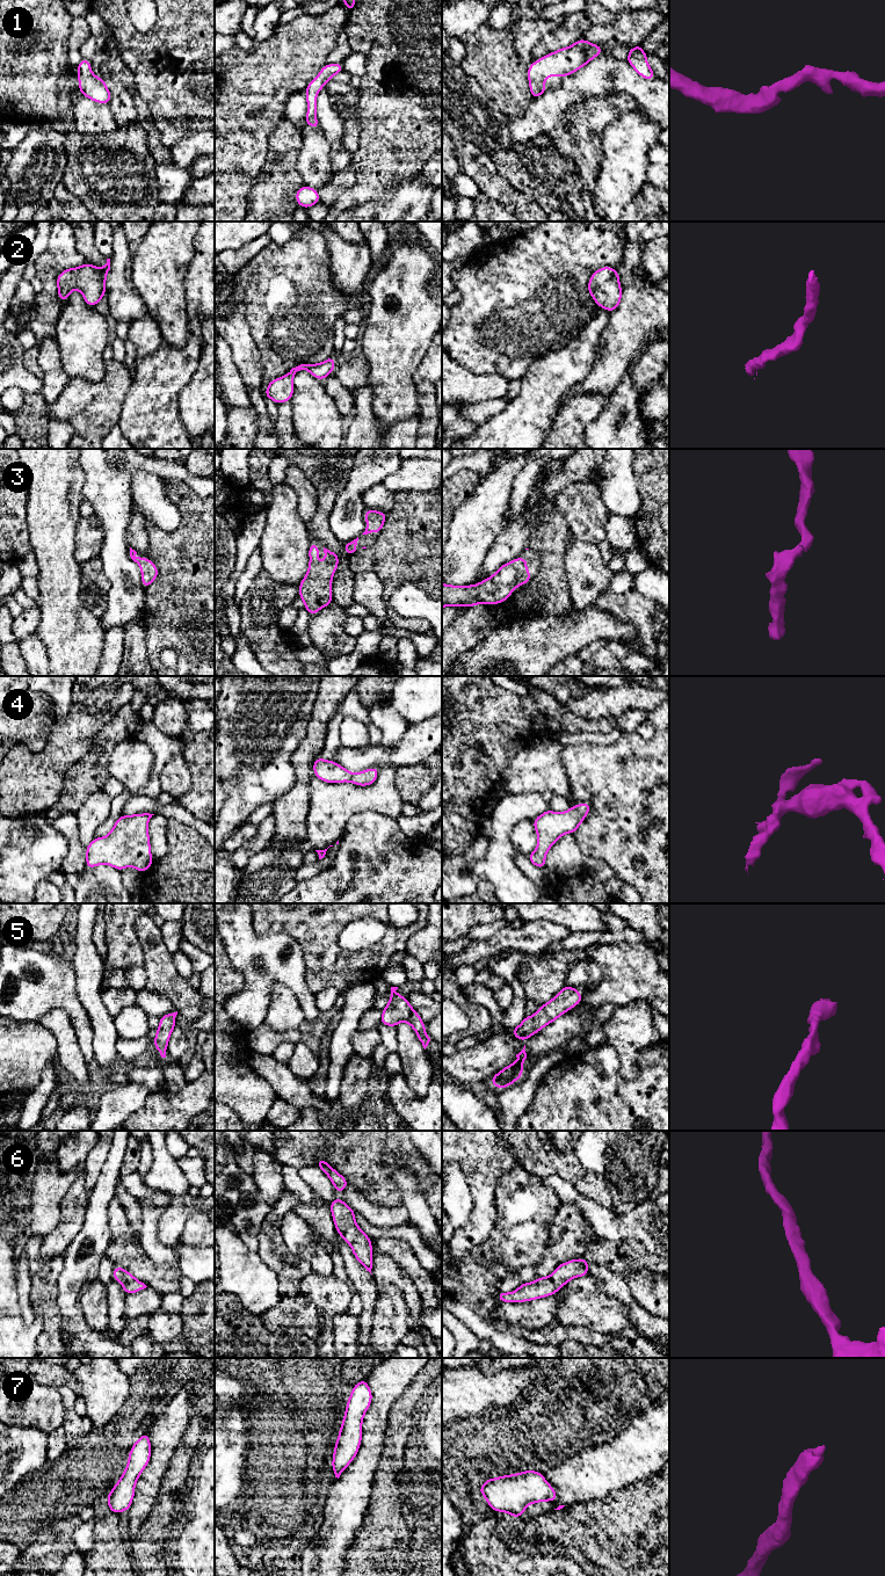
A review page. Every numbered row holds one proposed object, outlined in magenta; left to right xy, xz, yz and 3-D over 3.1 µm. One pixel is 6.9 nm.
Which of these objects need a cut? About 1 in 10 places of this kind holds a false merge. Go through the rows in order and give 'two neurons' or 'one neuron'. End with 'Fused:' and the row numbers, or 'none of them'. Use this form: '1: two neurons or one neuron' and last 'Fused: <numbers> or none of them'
1: one neuron
2: one neuron
3: one neuron
4: one neuron
5: one neuron
6: one neuron
7: one neuron
Fused: none of them

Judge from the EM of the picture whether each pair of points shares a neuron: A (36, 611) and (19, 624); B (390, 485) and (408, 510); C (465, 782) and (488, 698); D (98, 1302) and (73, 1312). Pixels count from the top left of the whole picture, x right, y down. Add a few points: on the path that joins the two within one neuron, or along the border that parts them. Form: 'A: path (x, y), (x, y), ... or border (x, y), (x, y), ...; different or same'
A: path (31, 616), (23, 624); same
B: border (423, 493), (397, 492), (394, 494); different
C: path (465, 761), (471, 742), (488, 719); same
D: border (93, 1283), (80, 1307), (98, 1331); different

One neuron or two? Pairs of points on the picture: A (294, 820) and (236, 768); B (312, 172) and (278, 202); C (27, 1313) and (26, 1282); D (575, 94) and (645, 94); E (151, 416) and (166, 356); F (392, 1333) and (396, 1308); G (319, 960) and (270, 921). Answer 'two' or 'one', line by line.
A: two
B: two
C: one
D: one
E: one
F: one
G: one

